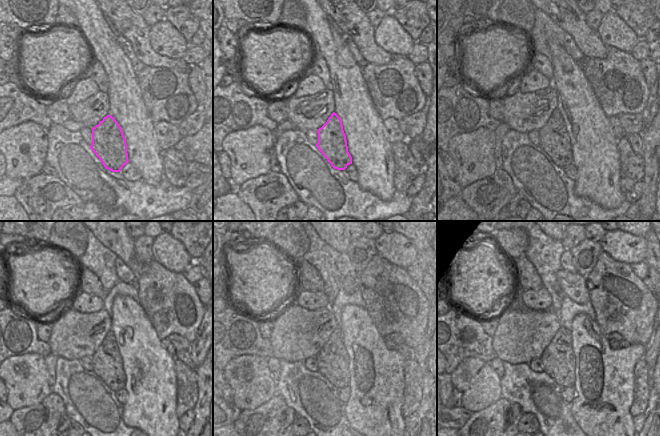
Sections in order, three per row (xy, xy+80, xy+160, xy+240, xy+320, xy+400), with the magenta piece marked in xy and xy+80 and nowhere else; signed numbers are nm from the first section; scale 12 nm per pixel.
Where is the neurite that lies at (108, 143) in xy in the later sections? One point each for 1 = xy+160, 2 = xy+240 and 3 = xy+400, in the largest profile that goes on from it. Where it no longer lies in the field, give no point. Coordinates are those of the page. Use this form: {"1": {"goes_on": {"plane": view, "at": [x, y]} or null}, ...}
{"1": {"goes_on": {"plane": "xy+160", "at": [554, 140]}}, "2": {"goes_on": {"plane": "xy+240", "at": [108, 365]}}, "3": {"goes_on": {"plane": "xy+400", "at": [558, 360]}}}

